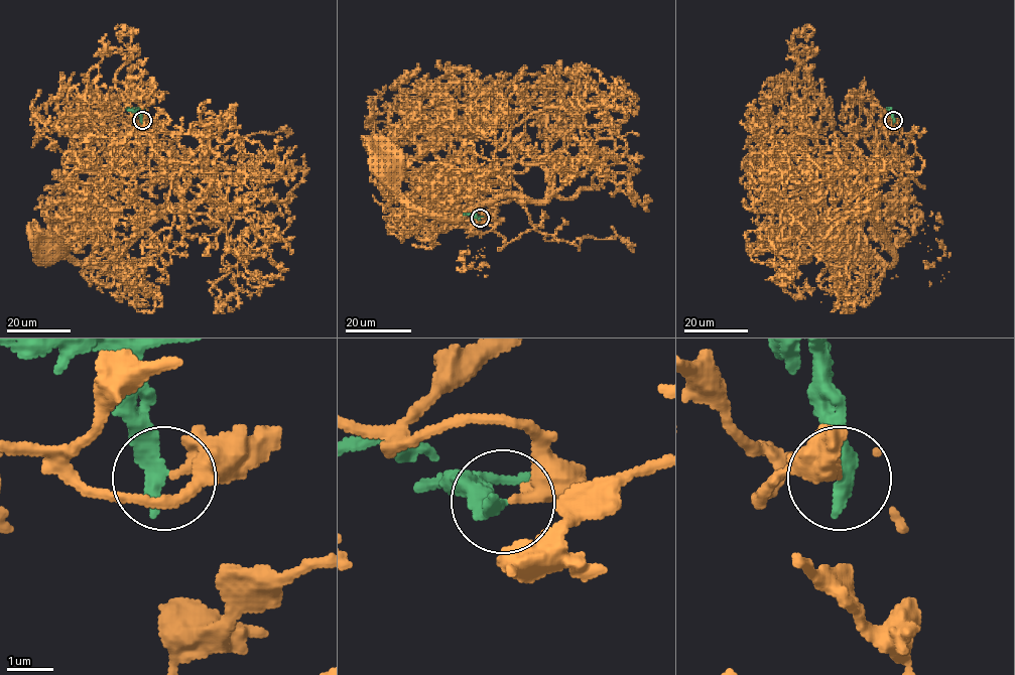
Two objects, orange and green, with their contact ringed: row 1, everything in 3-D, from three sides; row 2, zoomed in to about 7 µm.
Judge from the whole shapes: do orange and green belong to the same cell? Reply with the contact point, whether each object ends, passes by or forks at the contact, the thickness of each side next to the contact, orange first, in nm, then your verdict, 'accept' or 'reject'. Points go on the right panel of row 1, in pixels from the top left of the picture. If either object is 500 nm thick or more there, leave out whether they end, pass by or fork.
at (893, 120); orange ends there; green ends there; 300 nm thick on the orange side, 400 nm on the other; reject

